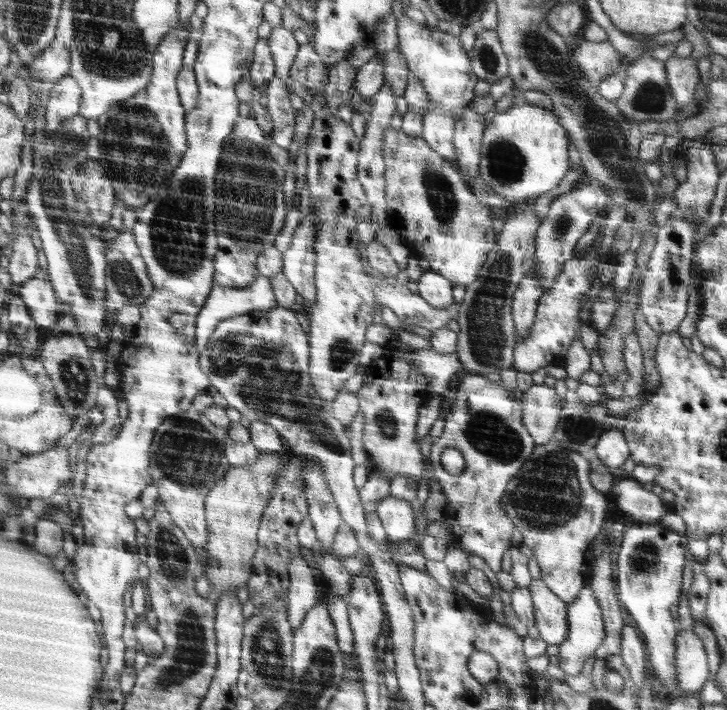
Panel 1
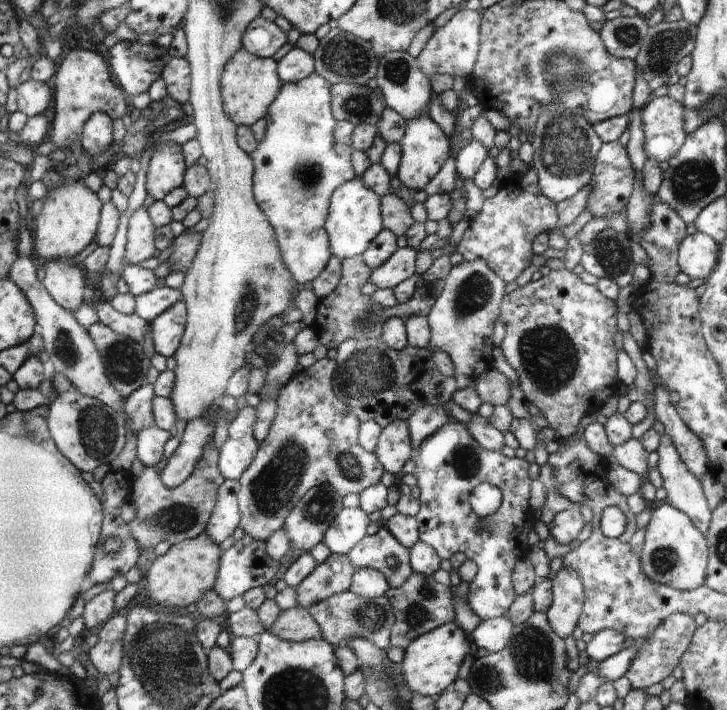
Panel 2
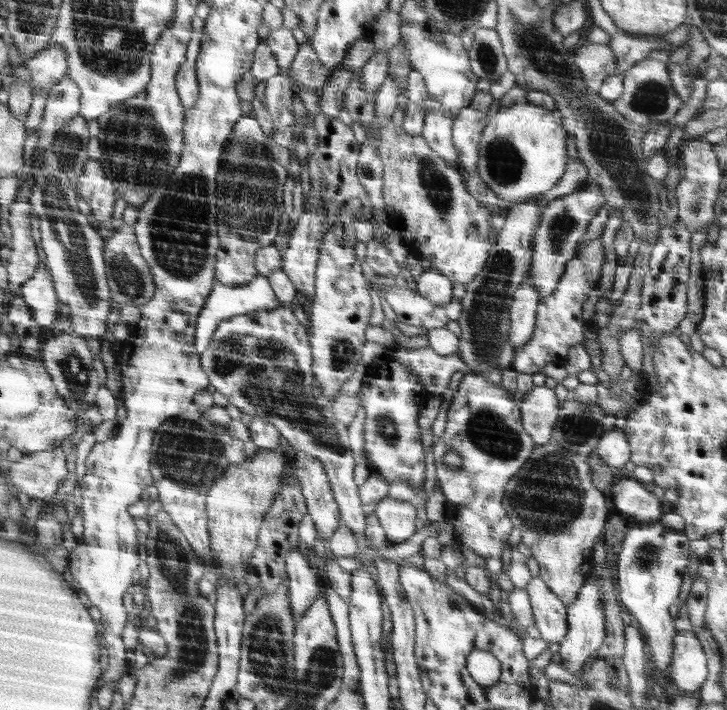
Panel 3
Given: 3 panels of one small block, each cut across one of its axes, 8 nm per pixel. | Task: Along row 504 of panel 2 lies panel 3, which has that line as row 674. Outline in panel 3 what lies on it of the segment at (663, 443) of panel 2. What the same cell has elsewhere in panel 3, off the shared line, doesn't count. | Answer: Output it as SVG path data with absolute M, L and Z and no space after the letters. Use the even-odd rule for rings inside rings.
M690 631L680 632L673 640L670 680L682 692L700 691L708 676L707 658Z

